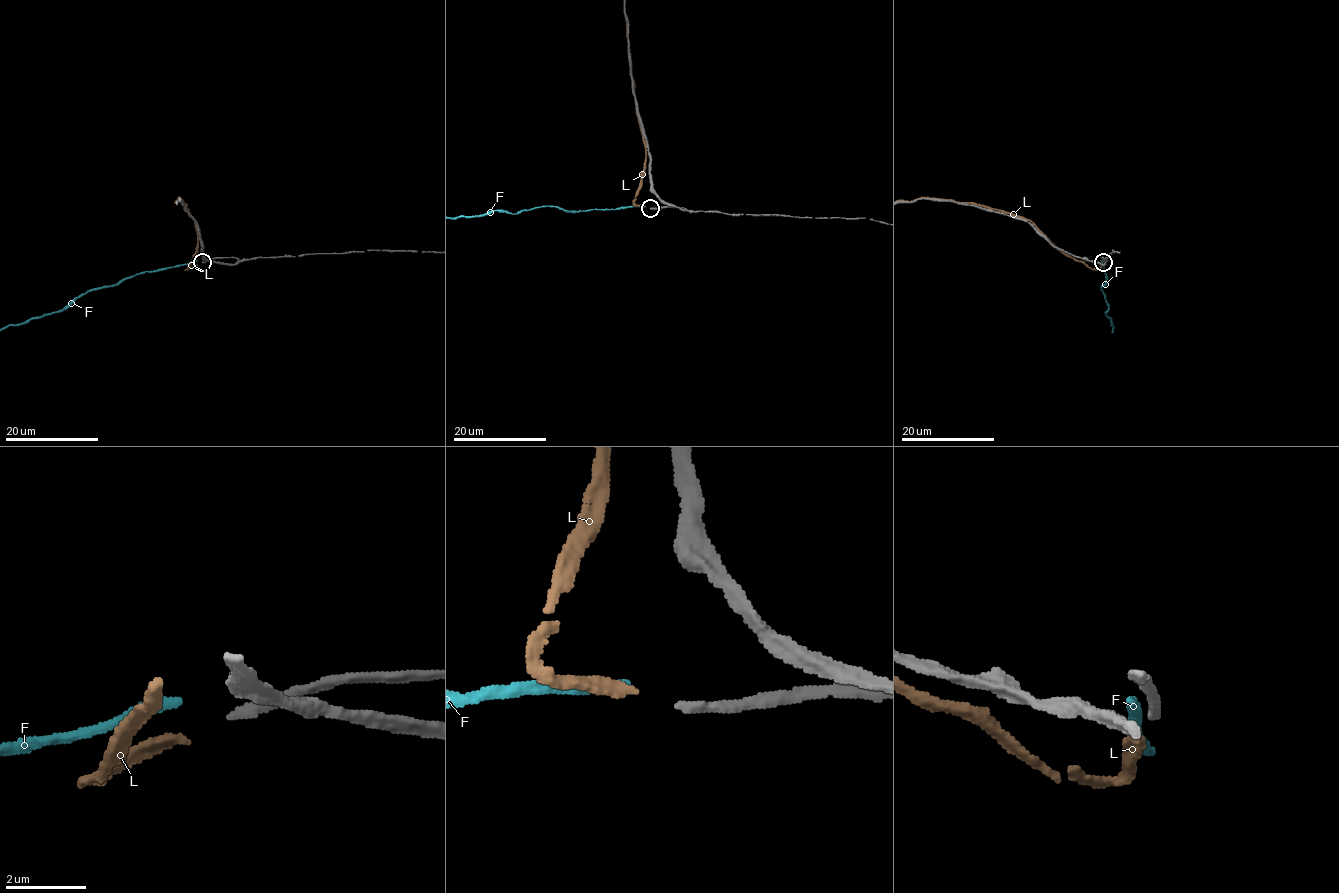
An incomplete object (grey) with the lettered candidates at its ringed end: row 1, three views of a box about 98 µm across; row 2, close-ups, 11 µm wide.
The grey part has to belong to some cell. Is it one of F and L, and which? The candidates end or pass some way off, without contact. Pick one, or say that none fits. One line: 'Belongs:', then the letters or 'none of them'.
Belongs: none of them

